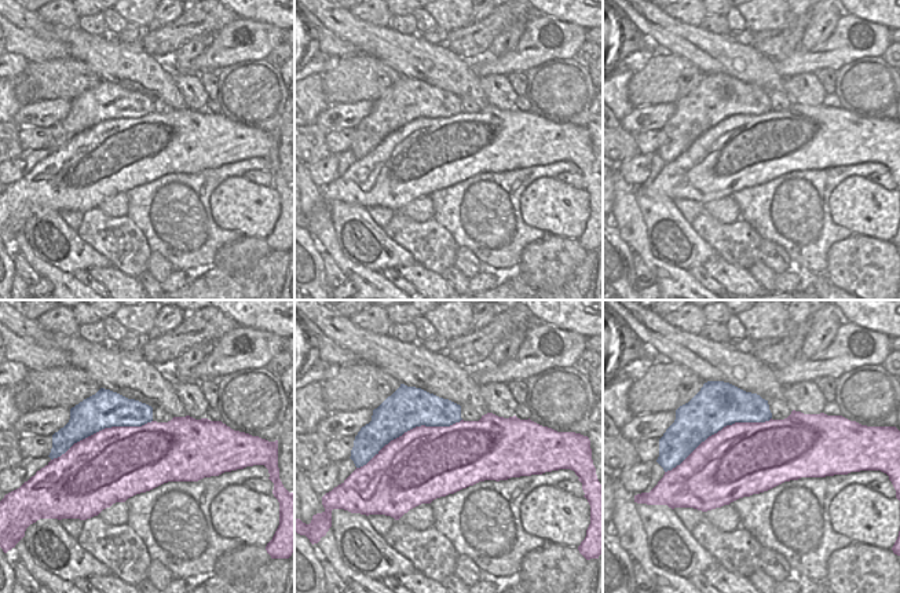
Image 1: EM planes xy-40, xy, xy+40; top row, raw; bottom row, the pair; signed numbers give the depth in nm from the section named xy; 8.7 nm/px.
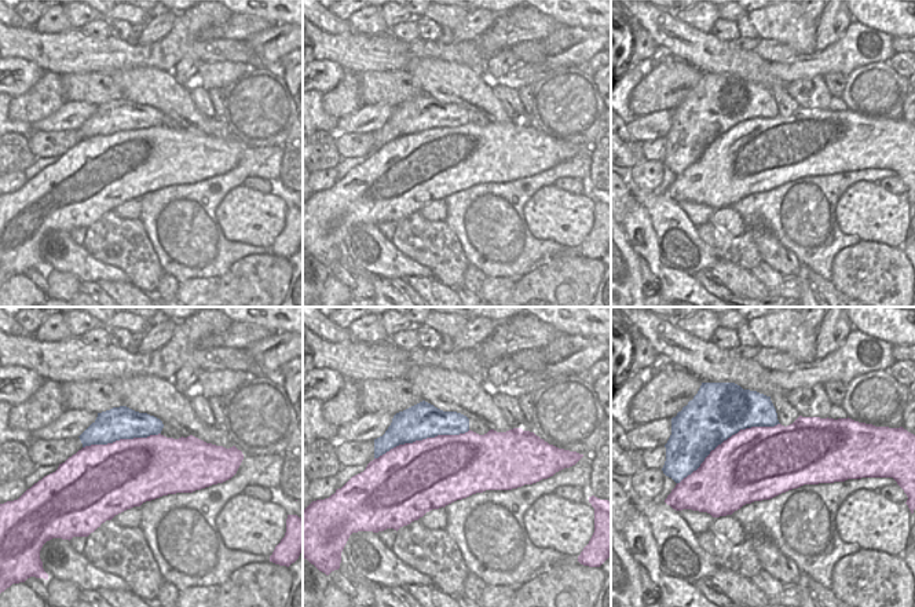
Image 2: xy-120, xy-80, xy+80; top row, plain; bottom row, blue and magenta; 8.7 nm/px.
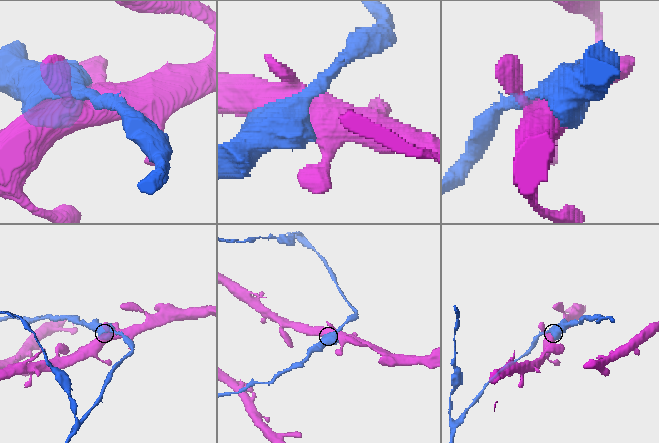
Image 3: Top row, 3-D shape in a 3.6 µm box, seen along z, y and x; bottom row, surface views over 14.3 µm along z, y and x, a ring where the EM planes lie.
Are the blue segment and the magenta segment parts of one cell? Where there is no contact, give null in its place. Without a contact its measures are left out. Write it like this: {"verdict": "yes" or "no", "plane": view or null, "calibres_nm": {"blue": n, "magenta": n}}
{"verdict": "no", "plane": "xy", "calibres_nm": {"blue": 360, "magenta": 500}}

